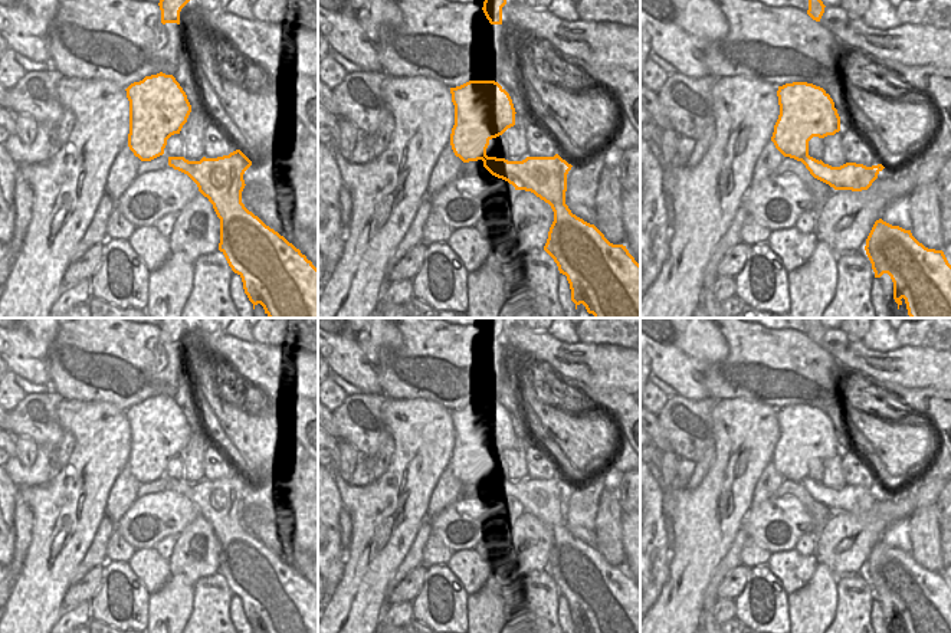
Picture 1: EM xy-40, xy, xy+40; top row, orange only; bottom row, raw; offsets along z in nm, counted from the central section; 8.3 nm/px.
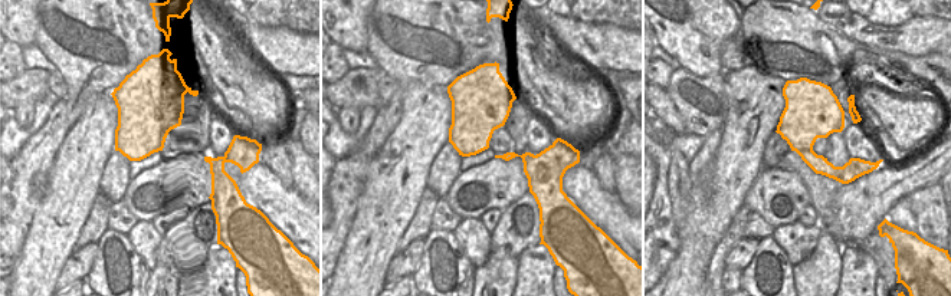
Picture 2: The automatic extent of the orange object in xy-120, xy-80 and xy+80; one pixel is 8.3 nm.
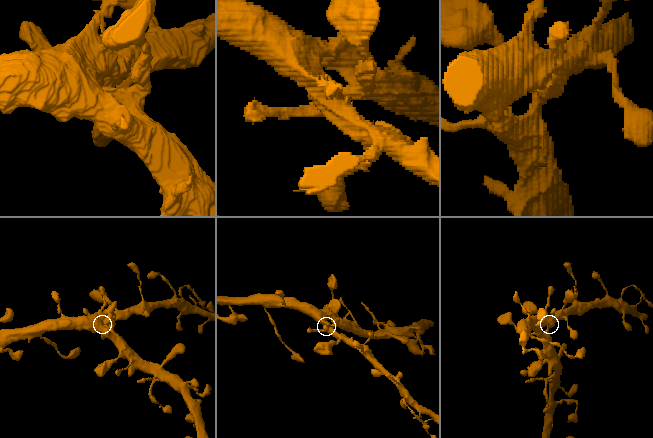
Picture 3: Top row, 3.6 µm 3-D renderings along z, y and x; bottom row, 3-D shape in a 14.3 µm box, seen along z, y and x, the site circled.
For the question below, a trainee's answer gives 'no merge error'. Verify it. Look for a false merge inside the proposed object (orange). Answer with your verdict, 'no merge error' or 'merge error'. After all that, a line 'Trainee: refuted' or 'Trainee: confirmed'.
no merge error
Trainee: confirmed

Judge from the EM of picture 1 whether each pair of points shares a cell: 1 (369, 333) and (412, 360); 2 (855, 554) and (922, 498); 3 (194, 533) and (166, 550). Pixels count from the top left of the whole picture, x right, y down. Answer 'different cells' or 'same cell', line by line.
1: different cells
2: same cell
3: different cells

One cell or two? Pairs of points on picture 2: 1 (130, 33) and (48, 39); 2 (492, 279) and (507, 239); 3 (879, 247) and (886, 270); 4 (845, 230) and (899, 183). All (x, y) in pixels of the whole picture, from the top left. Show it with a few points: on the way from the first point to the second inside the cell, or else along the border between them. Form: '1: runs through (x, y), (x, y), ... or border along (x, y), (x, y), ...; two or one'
1: runs through (130, 61), (127, 65), (112, 66), (75, 56); one
2: border along (492, 249), (504, 249), (515, 259); two
3: runs through (884, 253), (885, 265); one
4: runs through (858, 217), (886, 188); one

